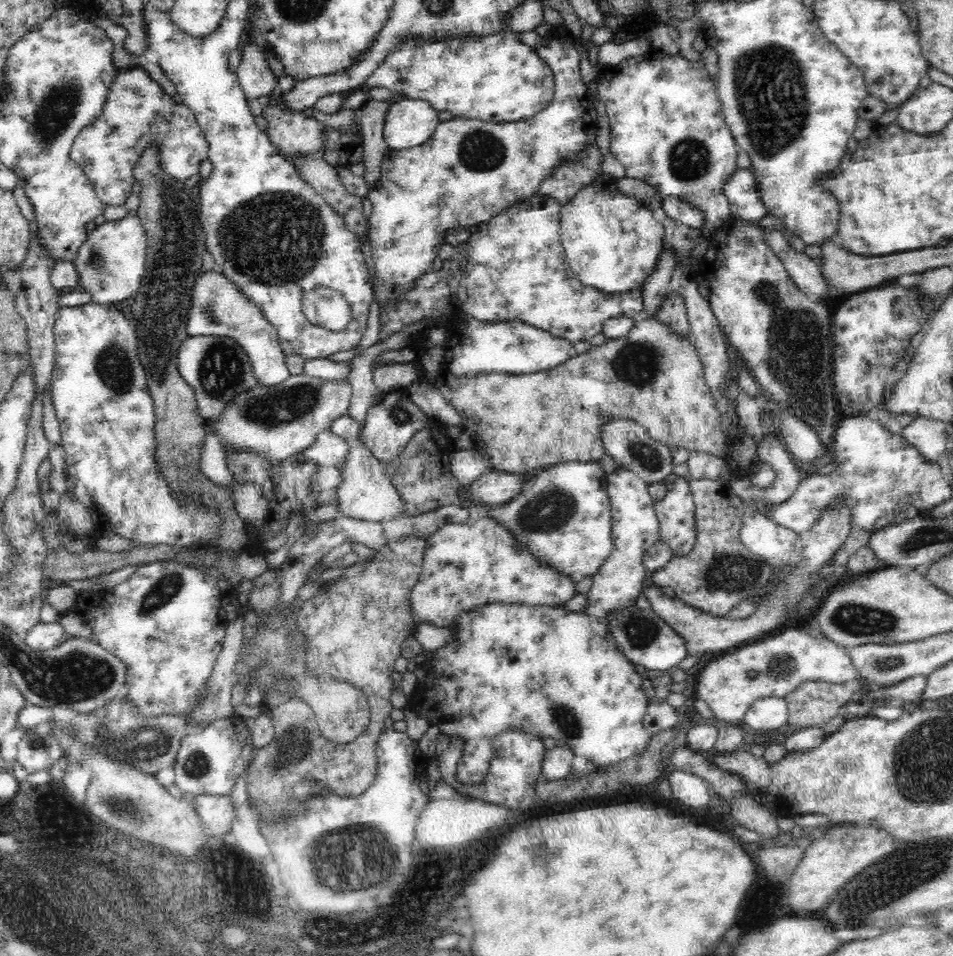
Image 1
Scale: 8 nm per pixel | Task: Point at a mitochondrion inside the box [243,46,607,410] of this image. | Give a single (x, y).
(479, 150)

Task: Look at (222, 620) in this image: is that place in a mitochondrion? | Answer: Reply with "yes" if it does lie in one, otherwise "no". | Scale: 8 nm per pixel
no

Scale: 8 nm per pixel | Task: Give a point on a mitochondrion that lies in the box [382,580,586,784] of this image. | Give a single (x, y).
(565, 719)

